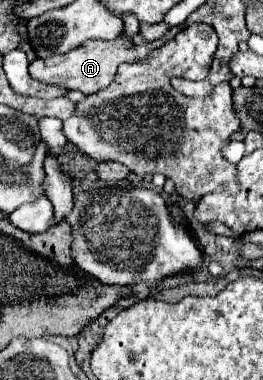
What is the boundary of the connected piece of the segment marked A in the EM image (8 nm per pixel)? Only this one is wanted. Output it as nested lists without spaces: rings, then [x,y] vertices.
[[[183,25],[171,27],[161,39],[151,41],[151,43],[141,43],[141,45],[135,45],[127,37],[119,37],[119,39],[113,39],[113,41],[87,41],[85,45],[79,45],[77,49],[71,49],[65,55],[53,55],[53,57],[47,57],[47,59],[35,59],[29,65],[29,73],[39,81],[47,81],[47,83],[53,83],[53,85],[63,85],[67,89],[79,89],[85,95],[91,95],[91,93],[101,91],[101,89],[111,85],[111,81],[115,79],[117,67],[121,63],[125,63],[125,61],[141,61],[153,49],[157,49],[165,41],[173,39],[181,29],[183,29]]]

